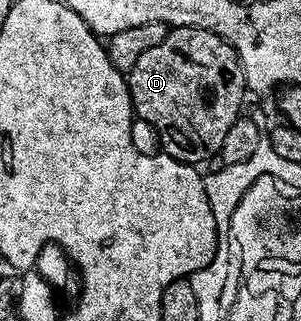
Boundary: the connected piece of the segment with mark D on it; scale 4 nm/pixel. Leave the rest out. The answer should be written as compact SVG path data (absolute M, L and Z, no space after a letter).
M170 27L164 41L147 49L136 60L136 65L132 65L128 82L135 116L158 134L158 143L162 146L159 148L182 163L195 165L202 165L205 159L214 159L219 154L228 129L243 114L242 98L248 95L242 62L234 47L216 33L199 27Z

